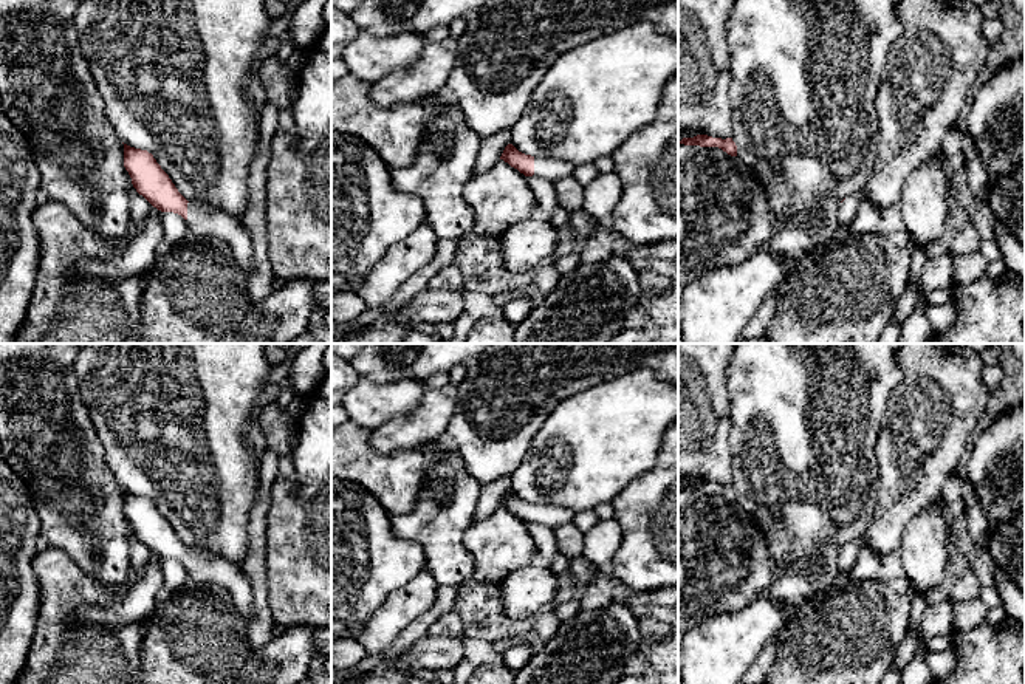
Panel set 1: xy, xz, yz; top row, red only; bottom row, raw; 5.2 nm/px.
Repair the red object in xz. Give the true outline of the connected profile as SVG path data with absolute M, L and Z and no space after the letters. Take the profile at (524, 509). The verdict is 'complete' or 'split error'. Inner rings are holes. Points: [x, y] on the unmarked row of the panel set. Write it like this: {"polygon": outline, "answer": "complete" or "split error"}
{"polygon": "M512 491L505 494L500 506L517 515L525 523L534 522L551 529L573 523L574 518L574 512L568 508L556 504L534 504L519 498Z", "answer": "split error"}

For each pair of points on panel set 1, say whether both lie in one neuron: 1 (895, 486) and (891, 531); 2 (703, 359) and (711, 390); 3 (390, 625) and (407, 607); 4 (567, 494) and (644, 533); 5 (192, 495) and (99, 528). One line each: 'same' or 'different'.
1: same
2: same
3: same
4: different
5: different

